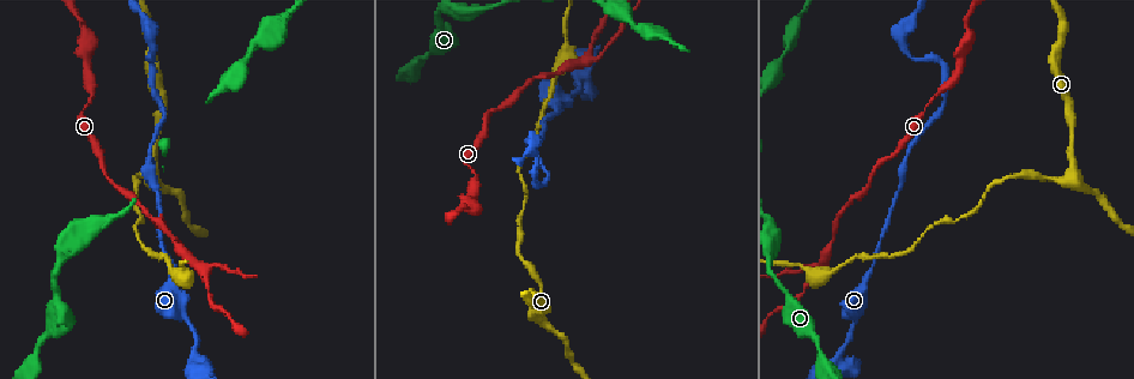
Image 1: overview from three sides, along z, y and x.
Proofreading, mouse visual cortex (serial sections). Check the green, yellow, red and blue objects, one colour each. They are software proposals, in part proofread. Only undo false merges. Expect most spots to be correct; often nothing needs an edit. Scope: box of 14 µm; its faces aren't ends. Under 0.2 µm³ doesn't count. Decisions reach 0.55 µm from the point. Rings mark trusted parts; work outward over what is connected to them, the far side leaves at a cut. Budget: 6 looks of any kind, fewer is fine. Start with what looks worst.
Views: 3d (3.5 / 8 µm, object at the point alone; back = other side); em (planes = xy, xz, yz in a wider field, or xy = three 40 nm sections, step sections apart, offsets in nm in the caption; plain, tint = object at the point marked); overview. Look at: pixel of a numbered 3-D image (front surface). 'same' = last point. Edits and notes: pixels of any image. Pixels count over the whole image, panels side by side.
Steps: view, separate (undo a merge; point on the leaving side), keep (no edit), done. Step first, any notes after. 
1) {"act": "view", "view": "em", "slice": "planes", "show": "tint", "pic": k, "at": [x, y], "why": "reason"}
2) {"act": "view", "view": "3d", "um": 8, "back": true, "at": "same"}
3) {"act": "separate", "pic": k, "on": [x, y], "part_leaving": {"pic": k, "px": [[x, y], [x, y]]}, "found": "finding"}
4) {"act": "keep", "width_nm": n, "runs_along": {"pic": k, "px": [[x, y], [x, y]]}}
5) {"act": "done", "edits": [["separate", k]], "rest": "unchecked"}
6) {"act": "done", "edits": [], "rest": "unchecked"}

{"act": "view", "view": "3d", "um": 3.5, "pic": 1, "at": [585, 58], "why": "branch point"}

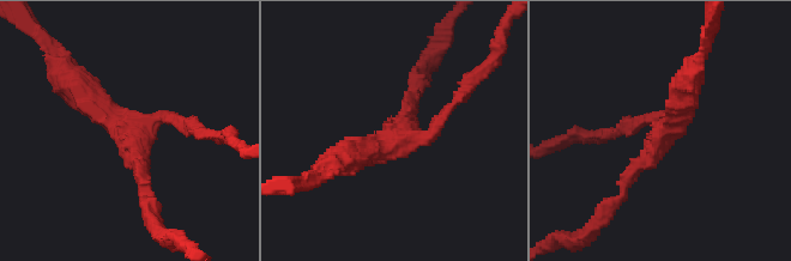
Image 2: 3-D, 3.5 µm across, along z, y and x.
{"act": "view", "view": "em", "slice": "xy", "step": 5, "show": "tint", "pic": 2, "at": [669, 133], "arms": 3, "arm_widths_nm": [150, 200, 400], "why": "need the tissue"}

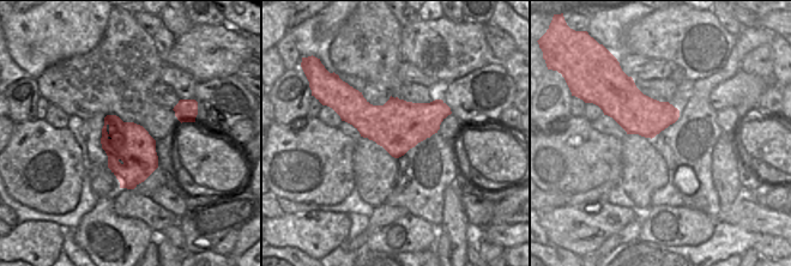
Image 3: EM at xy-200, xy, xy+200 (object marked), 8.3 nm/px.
{"act": "keep", "runs_along": {"pic": 2, "px": [[68, 77], [131, 135], [146, 195]]}, "found": "all the same cell"}

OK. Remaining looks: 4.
{"act": "view", "view": "3d", "um": 3.5, "back": true, "pic": 1, "at": [1072, 172], "why": "abrupt turn"}

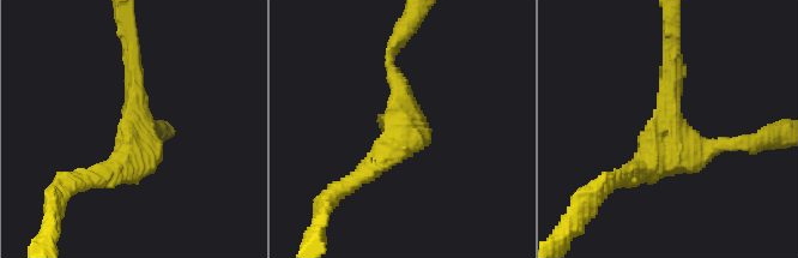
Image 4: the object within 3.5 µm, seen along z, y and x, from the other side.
{"act": "view", "view": "em", "slice": "xy", "step": 1, "show": "tint", "pic": 4, "at": [133, 123], "arms": 3, "arm_widths_nm": [200, 200, 400]}

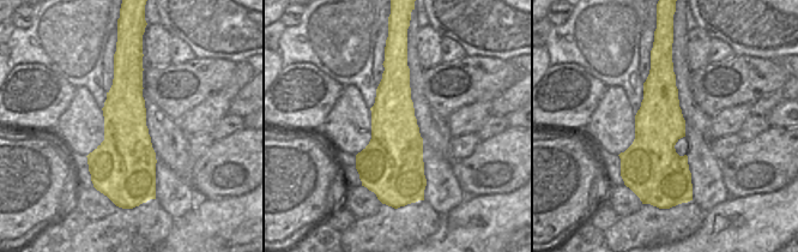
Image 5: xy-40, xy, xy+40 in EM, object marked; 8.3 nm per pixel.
{"act": "keep", "width_nm": 480, "runs_along": {"pic": 4, "px": [[672, 40], [678, 143], [730, 143]]}, "found": "one cell here"}

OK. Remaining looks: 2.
{"act": "view", "view": "3d", "um": 3.5, "pic": 1, "at": [869, 276], "why": "thick turns thin"}

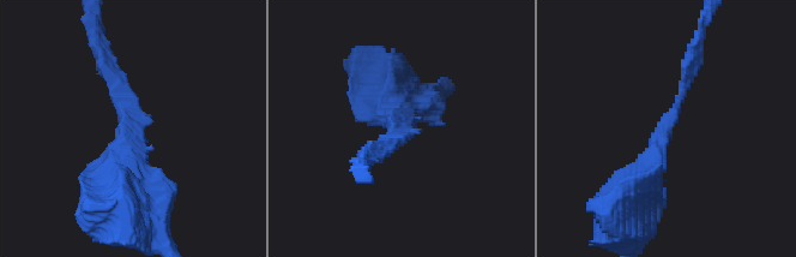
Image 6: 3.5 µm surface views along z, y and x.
{"act": "view", "view": "em", "slice": "xy", "step": 5, "show": "tint", "pic": 6, "at": [664, 126], "arm_widths_nm": [150, 400]}

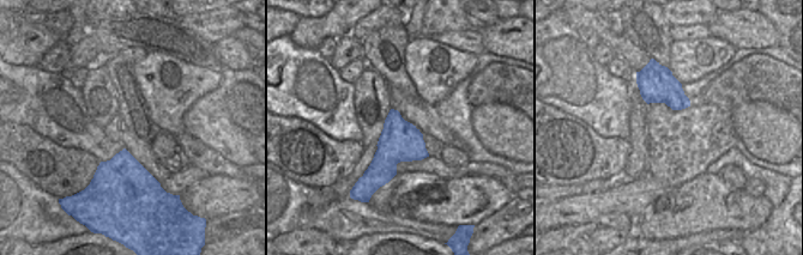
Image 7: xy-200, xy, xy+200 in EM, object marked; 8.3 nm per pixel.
{"act": "keep", "runs_along": {"pic": 6, "px": [[628, 193], [646, 172], [695, 61]]}, "found": "one cell here"}

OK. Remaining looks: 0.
{"act": "done", "edits": [], "rest": "unchecked"}

